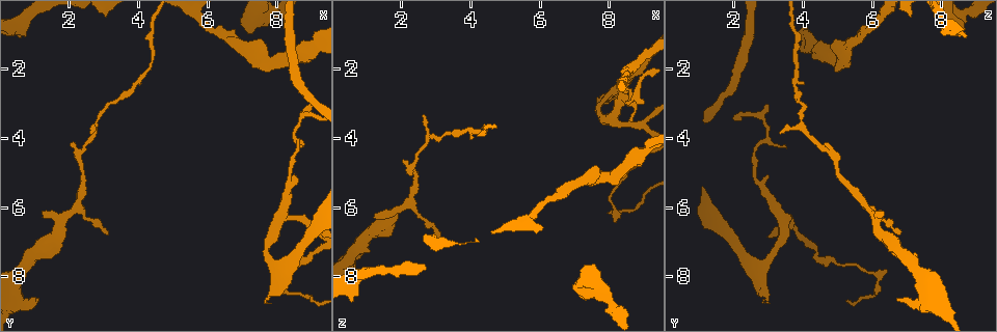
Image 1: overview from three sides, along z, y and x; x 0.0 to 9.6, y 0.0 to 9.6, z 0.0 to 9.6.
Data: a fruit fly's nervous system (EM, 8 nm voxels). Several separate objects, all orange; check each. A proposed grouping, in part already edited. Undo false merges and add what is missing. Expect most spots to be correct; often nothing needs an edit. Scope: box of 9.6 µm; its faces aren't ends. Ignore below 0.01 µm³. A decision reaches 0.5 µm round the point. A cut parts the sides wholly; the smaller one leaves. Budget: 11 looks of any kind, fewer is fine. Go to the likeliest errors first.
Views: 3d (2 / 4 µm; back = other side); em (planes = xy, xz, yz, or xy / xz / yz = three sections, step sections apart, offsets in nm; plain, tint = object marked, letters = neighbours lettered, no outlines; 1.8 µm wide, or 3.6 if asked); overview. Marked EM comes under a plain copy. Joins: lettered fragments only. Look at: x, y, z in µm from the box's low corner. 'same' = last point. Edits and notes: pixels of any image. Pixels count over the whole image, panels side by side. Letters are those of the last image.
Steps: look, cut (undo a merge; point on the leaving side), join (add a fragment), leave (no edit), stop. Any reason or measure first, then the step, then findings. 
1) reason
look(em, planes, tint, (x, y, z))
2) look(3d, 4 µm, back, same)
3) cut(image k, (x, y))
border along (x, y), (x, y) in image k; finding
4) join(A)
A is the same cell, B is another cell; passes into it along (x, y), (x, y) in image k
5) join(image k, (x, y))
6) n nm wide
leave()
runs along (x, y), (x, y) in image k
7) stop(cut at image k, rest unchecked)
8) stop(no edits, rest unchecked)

branch stops here
look(em, planes, letters, (0.60, 1.10, 8.75))

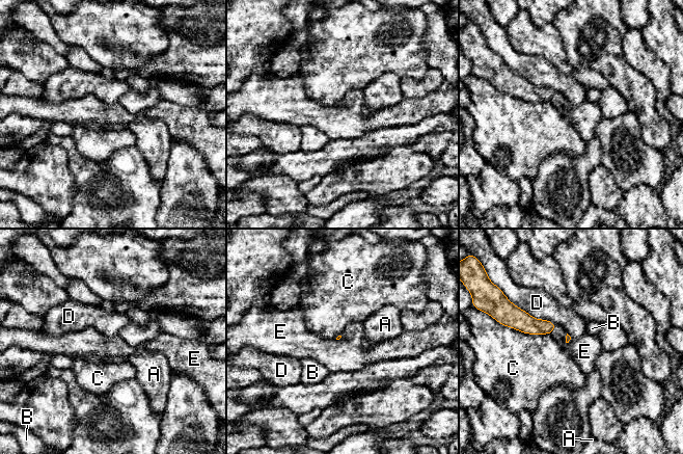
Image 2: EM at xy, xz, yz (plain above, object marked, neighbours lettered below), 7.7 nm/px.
leave()
A, B, C, D and E are other cells; border along (557, 326), (550, 334) in image 2; none of them fits

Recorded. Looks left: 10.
branch point
look(3d, 4 µm, (8.95, 6.50, 3.65))

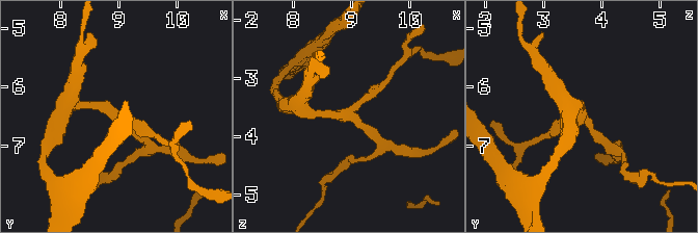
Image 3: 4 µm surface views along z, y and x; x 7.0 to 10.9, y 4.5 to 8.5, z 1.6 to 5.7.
3 arms; arms of 160, 180, 240 nm; now the EM
look(em, 3.6 µm, planes, letters, (9.00, 6.50, 3.65))

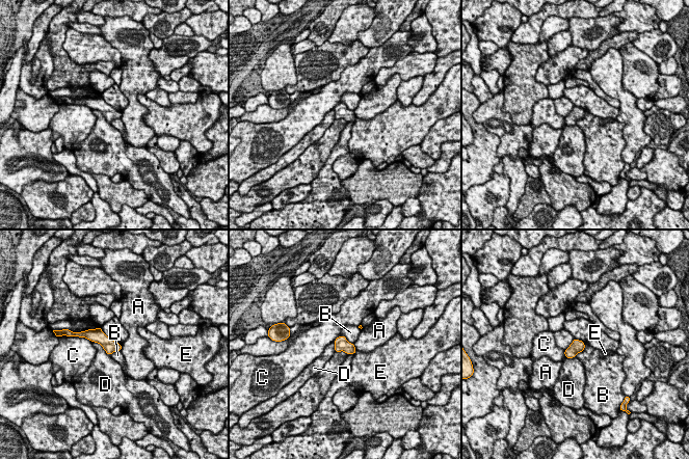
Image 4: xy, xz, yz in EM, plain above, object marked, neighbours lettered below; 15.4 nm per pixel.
leave()
A, B, C, D and E are other cells; border along (584, 343), (584, 348), (575, 356) in image 4; one neuron here

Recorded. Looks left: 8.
branch stops here
look(em, planes, letters, (1.10, 8.70, 6.75))

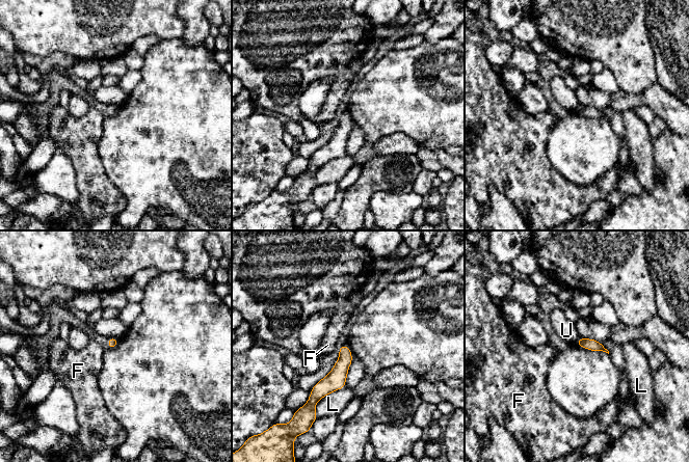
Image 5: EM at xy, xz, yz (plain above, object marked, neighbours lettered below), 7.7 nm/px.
leave()
F, L and U are other cells; runs along (344, 347), (340, 371), (313, 398) in image 5; none of them fits

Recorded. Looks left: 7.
thick end
look(em, planes, tint, (7.25, 0.95, 8.65))

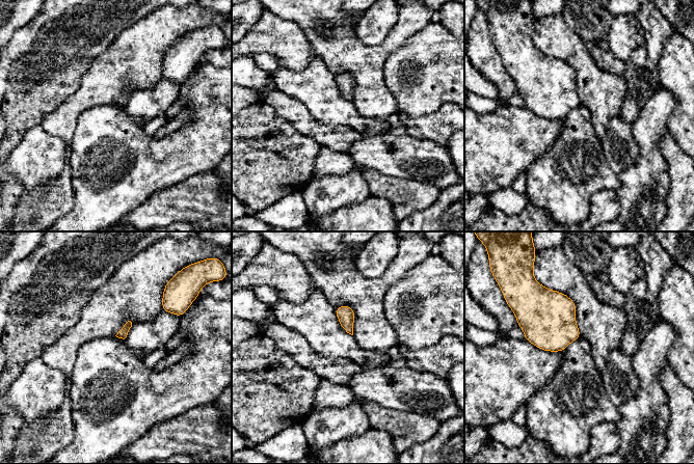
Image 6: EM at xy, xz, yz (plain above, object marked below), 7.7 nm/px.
see the neighbours
look(em, planes, letters, same)

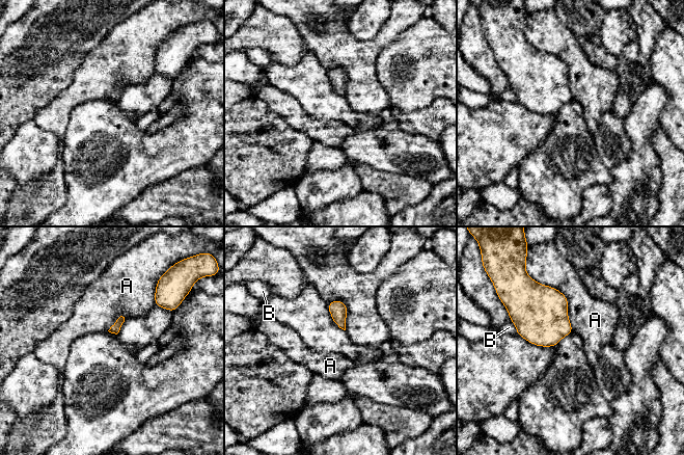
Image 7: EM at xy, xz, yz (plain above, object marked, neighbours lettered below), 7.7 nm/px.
leave()
A and B are other cells; border along (536, 280), (565, 295), (574, 330) in image 7; no lettered fragment goes on from it

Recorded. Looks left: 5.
stop(no edits, rest unchecked)

